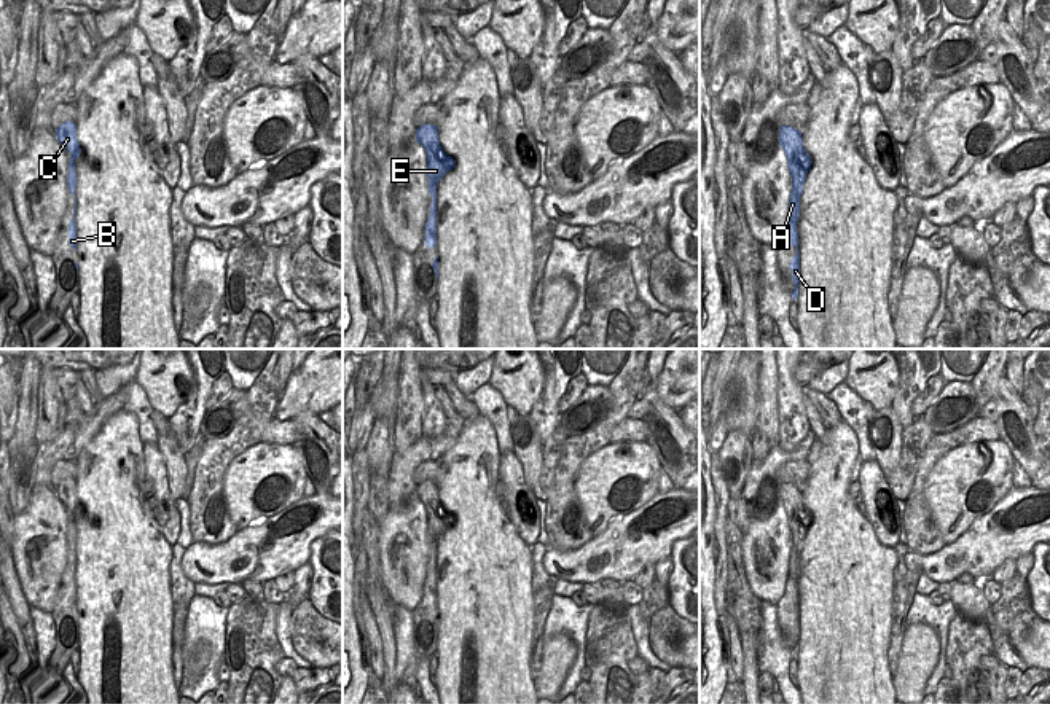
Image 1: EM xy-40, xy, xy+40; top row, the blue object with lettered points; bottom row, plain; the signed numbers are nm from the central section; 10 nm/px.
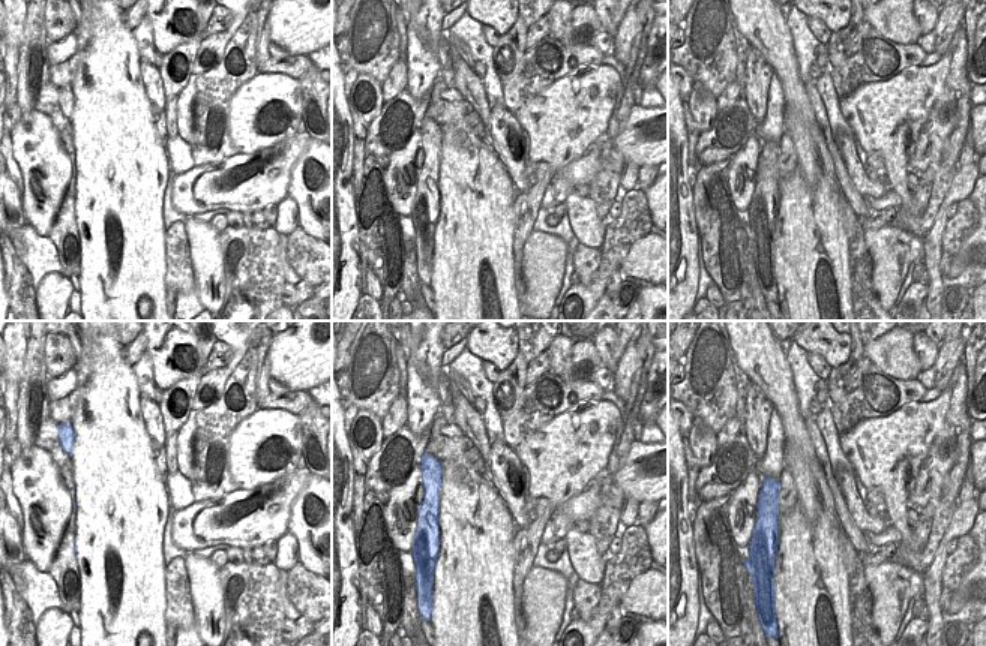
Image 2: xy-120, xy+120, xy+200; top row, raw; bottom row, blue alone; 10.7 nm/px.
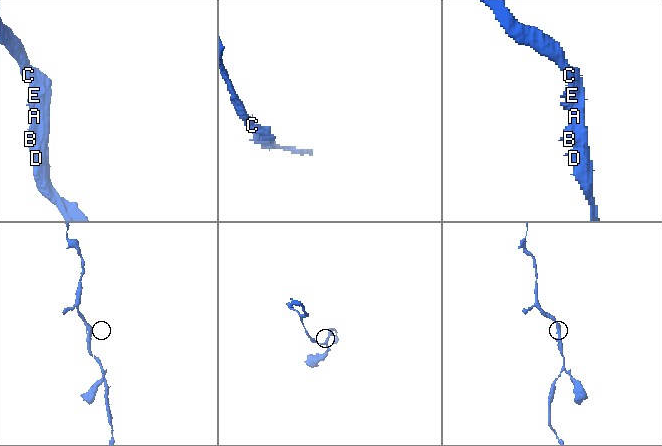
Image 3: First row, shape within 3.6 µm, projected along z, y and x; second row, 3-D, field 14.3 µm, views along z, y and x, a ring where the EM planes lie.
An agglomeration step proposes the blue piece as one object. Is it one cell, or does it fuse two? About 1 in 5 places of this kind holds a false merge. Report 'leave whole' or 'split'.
leave whole

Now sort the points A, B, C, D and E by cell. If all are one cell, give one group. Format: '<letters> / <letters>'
A B C D E

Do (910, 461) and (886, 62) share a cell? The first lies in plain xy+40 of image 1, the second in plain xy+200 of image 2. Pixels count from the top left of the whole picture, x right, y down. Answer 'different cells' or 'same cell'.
same cell

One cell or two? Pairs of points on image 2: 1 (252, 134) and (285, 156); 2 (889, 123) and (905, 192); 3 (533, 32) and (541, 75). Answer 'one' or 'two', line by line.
1: two
2: one
3: two

